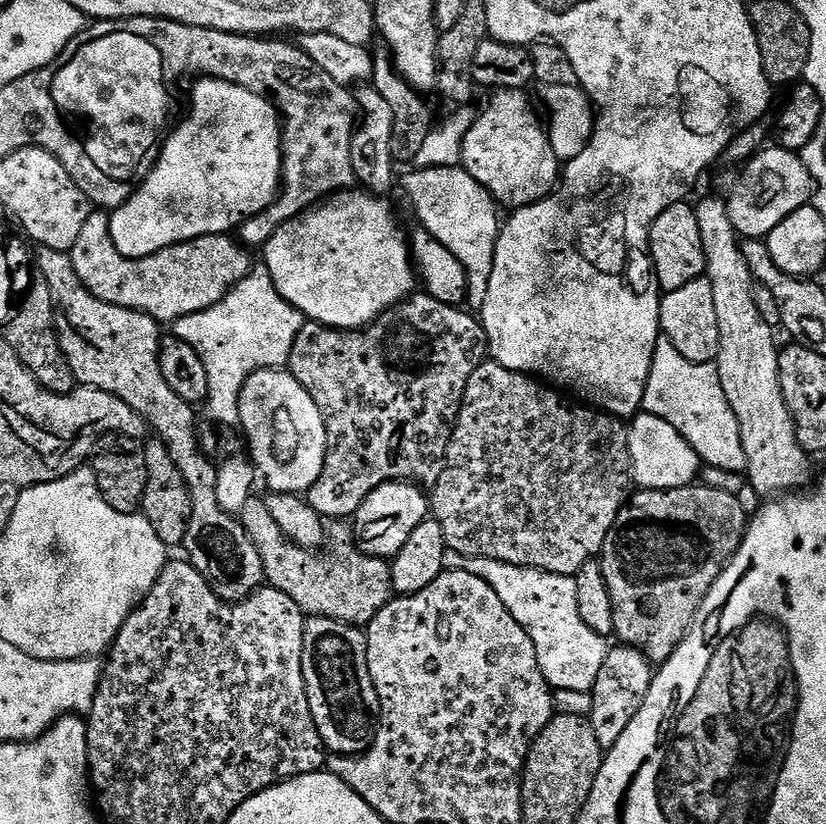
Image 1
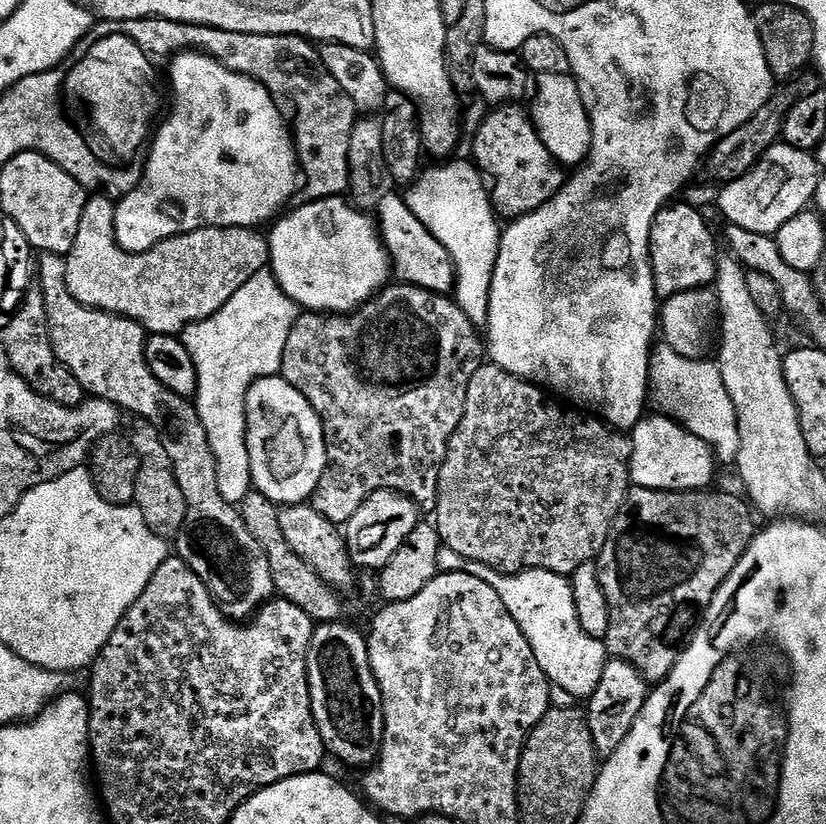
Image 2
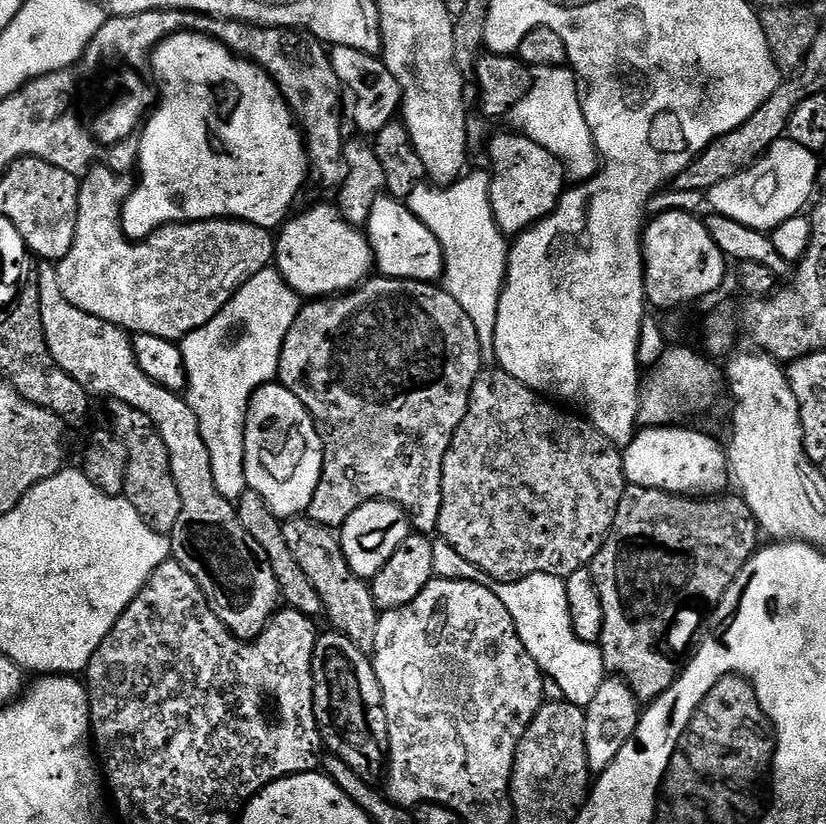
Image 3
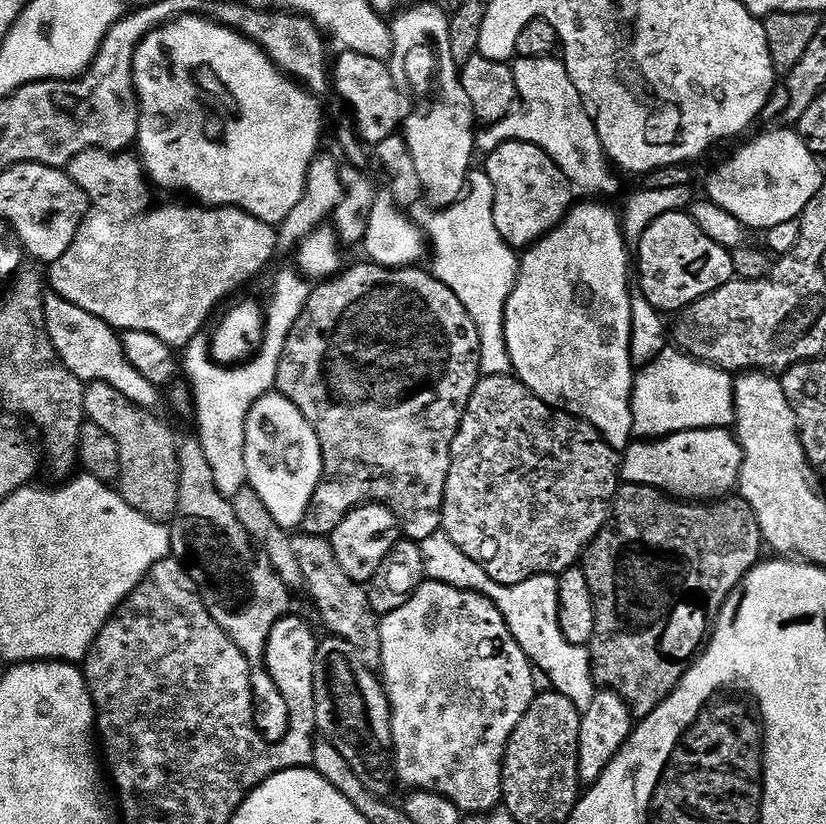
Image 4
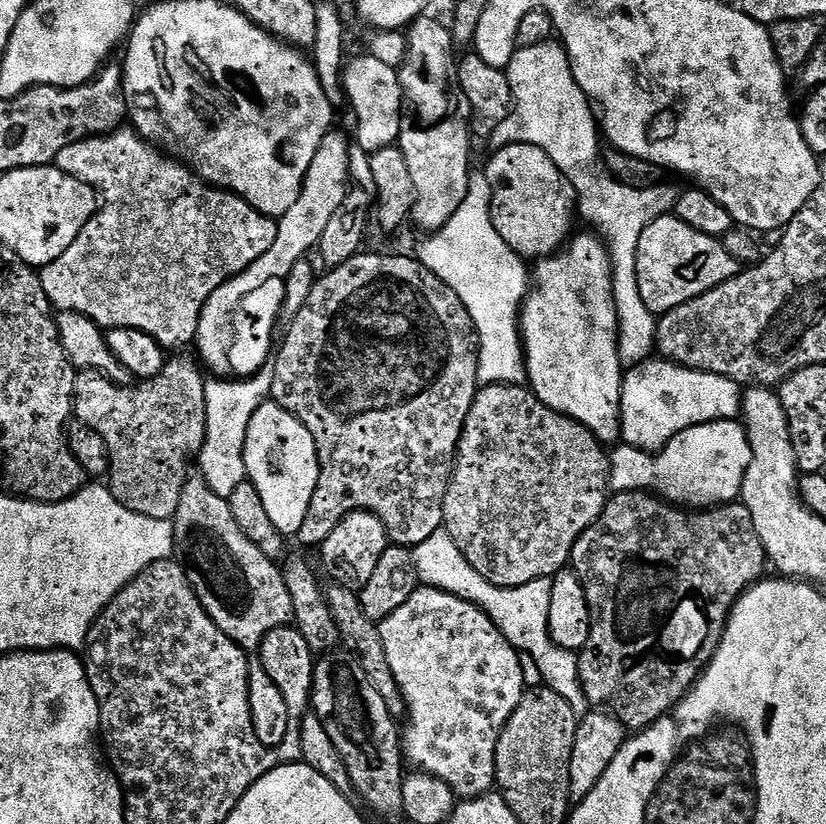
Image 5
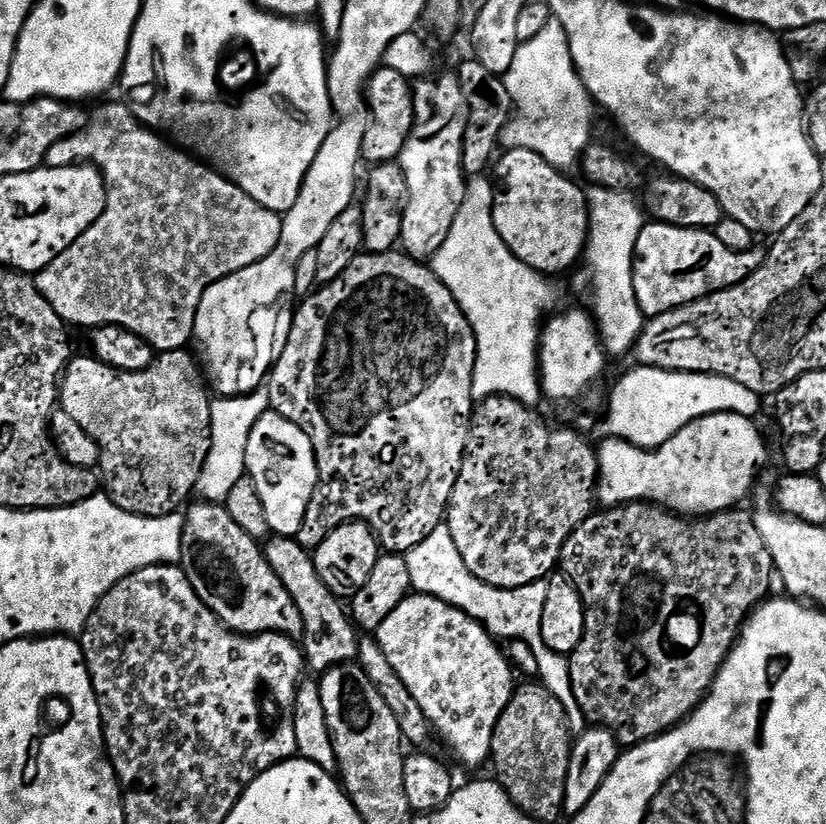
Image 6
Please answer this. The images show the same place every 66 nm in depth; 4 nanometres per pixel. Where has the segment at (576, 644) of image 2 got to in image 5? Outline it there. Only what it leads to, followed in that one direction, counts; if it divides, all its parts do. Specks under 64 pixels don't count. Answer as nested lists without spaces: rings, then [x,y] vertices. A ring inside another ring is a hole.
[[[443,530],[430,534],[426,542],[412,548],[412,564],[416,568],[416,578],[421,585],[449,592],[458,598],[469,600],[472,604],[477,604],[495,622],[498,630],[502,630],[504,637],[529,661],[532,659],[536,663],[536,668],[544,679],[541,681],[546,682],[547,687],[553,688],[558,694],[562,694],[566,702],[570,702],[577,718],[589,711],[588,695],[580,685],[580,662],[577,653],[562,650],[562,646],[558,646],[550,638],[548,619],[551,579],[535,580],[517,588],[494,586],[486,582],[486,578],[482,578],[482,574],[478,574],[478,570],[470,566],[470,562],[466,562],[454,538],[450,538],[450,534]]]

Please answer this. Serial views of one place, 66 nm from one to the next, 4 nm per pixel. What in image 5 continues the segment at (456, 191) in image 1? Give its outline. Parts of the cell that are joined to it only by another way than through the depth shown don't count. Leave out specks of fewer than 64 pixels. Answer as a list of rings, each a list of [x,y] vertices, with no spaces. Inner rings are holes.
[[[473,171],[466,202],[458,206],[450,222],[427,237],[418,259],[439,280],[446,282],[466,306],[480,339],[478,378],[480,384],[525,383],[524,341],[520,335],[520,310],[530,291],[530,268],[494,230],[492,221],[492,181],[483,171]]]

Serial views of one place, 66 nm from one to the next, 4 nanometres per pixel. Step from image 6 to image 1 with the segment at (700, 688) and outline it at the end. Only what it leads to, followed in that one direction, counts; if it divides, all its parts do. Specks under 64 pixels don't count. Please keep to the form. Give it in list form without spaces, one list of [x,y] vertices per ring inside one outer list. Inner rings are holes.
[[[700,483],[666,490],[633,491],[620,507],[598,557],[602,578],[606,578],[610,590],[610,602],[614,602],[615,639],[620,639],[617,641],[621,645],[638,649],[656,666],[665,664],[676,653],[677,646],[696,620],[696,612],[710,586],[714,586],[732,555],[740,549],[748,530],[749,513],[744,513],[744,504],[734,493],[724,488],[707,488]]]

